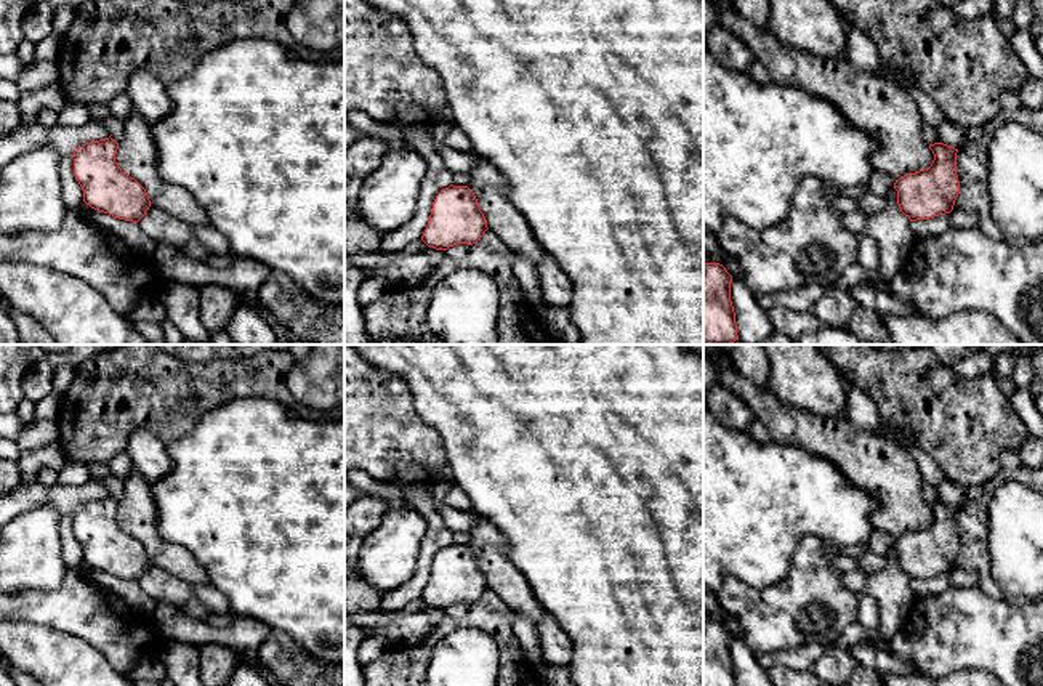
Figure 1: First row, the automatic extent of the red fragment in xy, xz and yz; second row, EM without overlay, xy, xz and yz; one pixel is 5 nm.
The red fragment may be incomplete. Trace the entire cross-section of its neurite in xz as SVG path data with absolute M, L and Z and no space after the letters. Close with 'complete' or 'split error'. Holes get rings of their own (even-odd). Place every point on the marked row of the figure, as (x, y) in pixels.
M450 184L436 196L421 240L447 250L457 244L476 244L487 229L474 192L468 186Z | complete

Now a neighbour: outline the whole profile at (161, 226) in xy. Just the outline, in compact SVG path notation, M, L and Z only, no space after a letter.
M154 205L149 207L138 224L157 244L163 242L176 248L184 248L184 245L192 239L191 224Z

